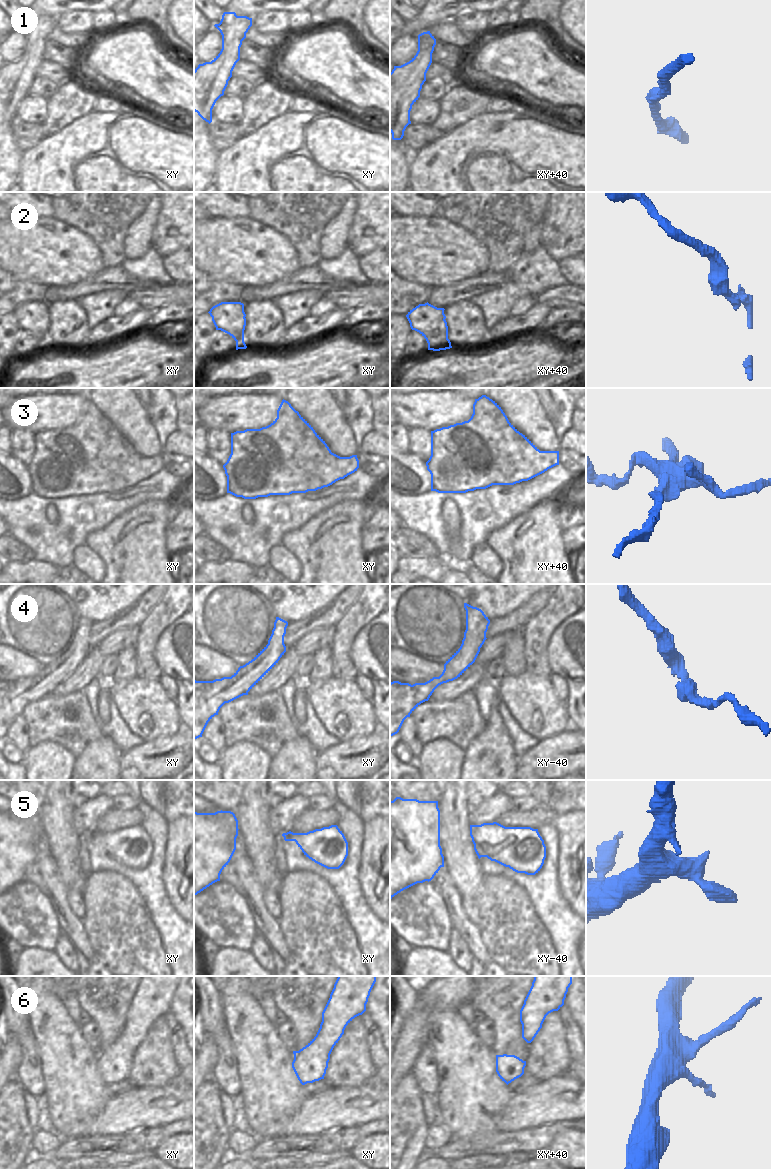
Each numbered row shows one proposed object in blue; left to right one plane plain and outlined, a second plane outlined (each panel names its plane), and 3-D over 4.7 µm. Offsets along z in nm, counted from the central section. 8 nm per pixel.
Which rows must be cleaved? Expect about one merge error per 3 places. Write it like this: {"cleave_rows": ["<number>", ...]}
{"cleave_rows": ["3"]}

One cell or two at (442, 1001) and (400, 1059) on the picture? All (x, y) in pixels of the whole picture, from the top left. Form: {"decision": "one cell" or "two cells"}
{"decision": "one cell"}

